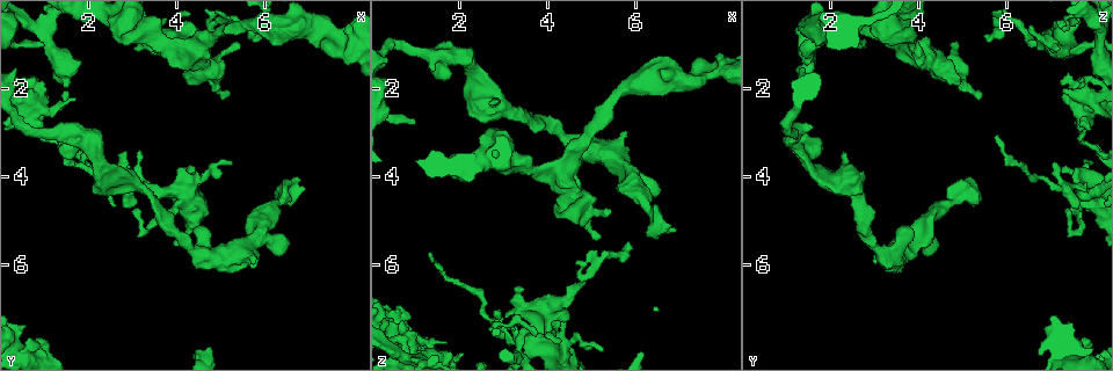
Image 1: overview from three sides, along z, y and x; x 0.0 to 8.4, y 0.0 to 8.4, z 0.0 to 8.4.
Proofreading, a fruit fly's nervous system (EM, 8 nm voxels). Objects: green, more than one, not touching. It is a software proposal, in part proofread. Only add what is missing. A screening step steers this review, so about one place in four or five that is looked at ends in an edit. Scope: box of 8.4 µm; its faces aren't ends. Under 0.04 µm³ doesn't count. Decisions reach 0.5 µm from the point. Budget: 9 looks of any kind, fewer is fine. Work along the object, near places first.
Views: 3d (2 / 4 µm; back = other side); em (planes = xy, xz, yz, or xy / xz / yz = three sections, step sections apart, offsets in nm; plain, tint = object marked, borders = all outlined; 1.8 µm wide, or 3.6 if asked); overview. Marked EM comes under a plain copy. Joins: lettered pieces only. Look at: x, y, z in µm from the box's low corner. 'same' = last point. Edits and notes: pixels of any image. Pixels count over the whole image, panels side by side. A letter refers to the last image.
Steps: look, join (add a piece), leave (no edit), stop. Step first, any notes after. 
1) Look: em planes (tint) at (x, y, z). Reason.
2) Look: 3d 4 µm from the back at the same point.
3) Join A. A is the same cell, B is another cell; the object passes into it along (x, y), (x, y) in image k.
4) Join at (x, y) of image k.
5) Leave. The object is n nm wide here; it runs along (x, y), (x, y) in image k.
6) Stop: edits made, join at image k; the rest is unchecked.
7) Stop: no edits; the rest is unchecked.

Look: 3d 2 µm at (0.75, 2.65, 7.80).

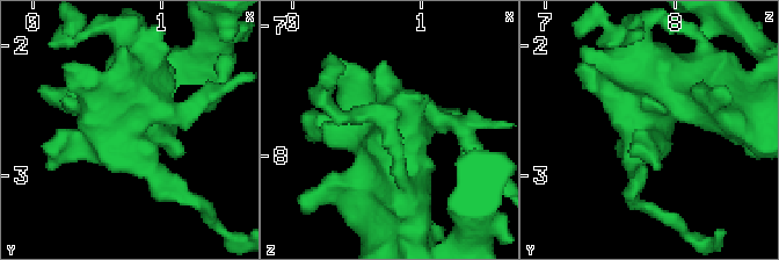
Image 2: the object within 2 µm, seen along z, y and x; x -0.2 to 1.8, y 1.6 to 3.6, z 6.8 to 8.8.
Look: em yz step 4 (tint) at (0.70, 2.62, 7.82).

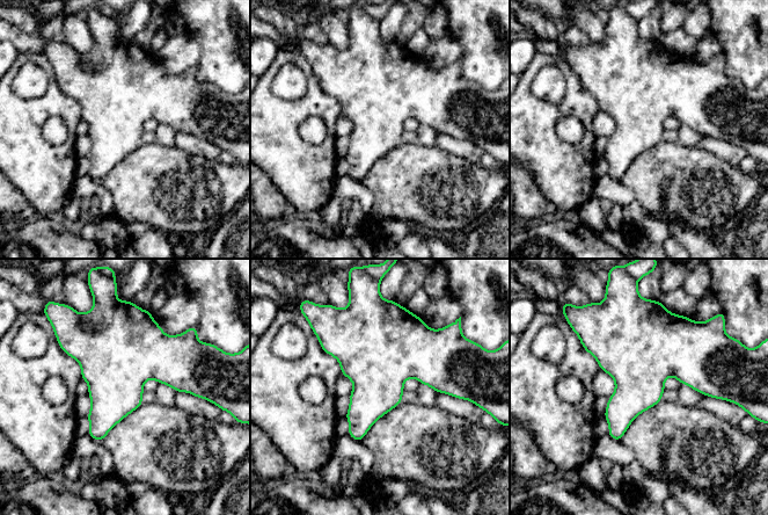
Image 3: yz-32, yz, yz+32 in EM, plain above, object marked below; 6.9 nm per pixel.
Look: em planes (borders) at the same point. Cut it another way.

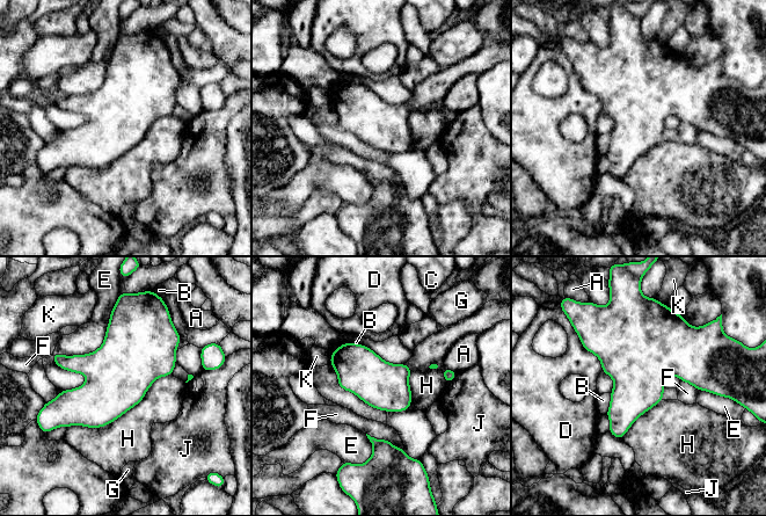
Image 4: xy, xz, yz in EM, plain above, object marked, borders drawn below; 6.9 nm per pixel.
Leave. The object is 320 nm wide here; A, B, C, D, E, F, G, H, J and K are other cells; a border runs along (172, 373), (109, 423), (67, 427) in image 4; none of them fits.

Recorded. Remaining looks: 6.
Look: em xy step 16 (tint) at (4.45, 1.05, 6.90). Calibre changes.

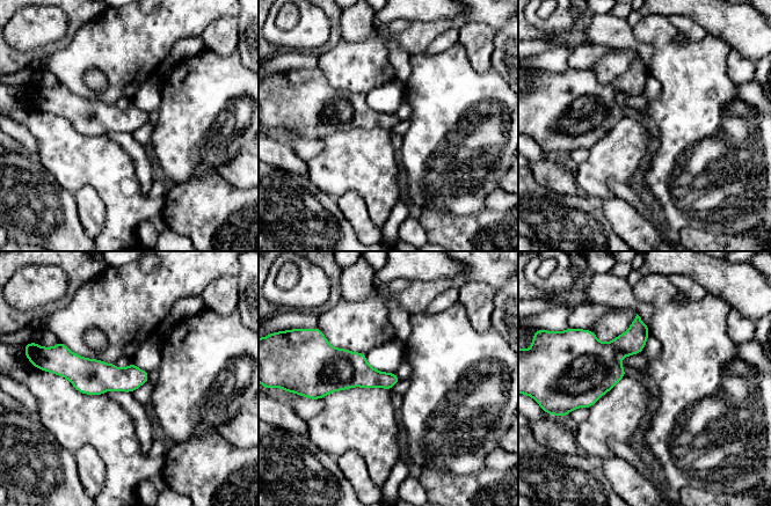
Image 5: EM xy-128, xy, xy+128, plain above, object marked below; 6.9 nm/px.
Look: em xy step 16 (borders) at the same point. See the neighbours.

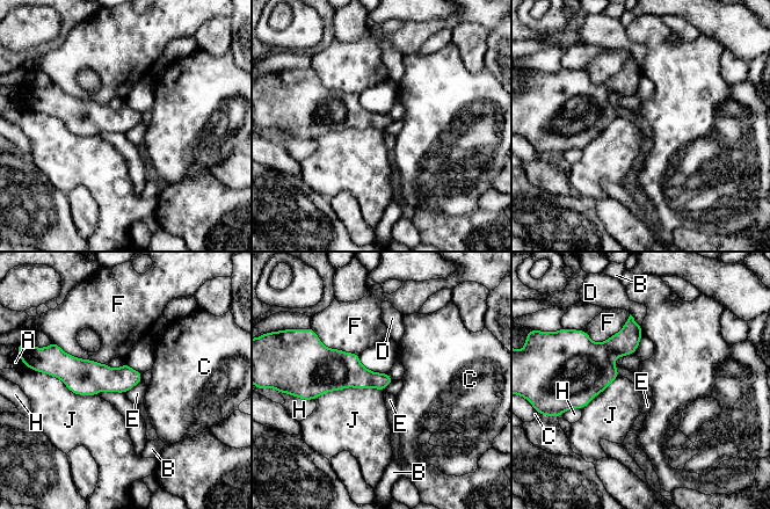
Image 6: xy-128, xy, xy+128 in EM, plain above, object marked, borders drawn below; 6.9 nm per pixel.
Leave. The object is 150 nm wide here; A, B, C, D, E, F, H and J are other cells; no lettered piece goes on from it.

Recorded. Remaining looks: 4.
Look: 3d 2 µm at (6.75, 4.05, 5.05).

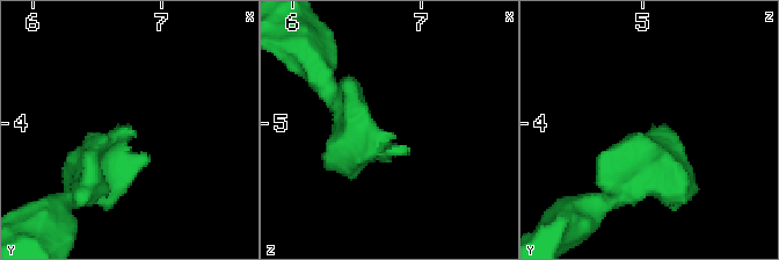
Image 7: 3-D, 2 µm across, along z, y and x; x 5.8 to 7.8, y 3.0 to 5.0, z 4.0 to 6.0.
Look: em xy step 16 (borders) at (6.72, 4.00, 5.08).

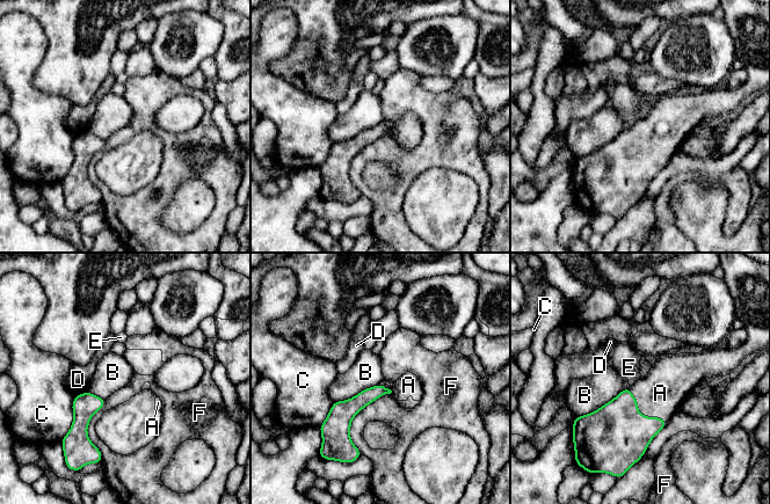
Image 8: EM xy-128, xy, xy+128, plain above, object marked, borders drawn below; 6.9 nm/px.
Join A. A is the same cell, B, C, D, E and F are other cells; the cell continues.

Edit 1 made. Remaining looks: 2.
Stop: edits made, join at image 8; the rest is unchecked.

